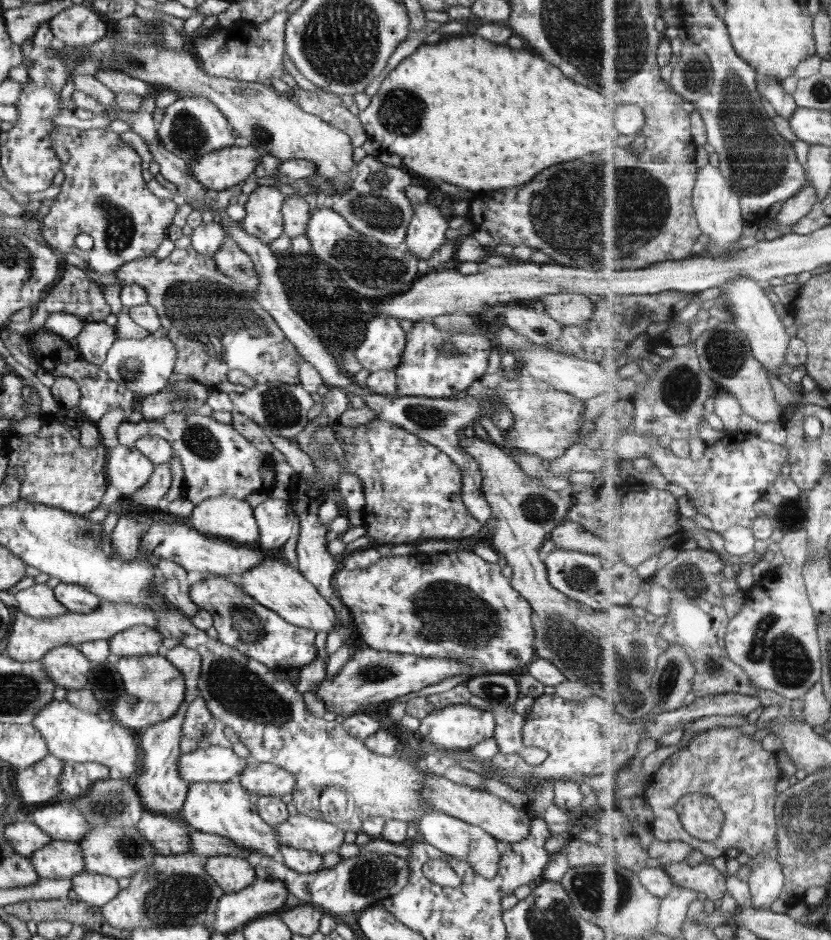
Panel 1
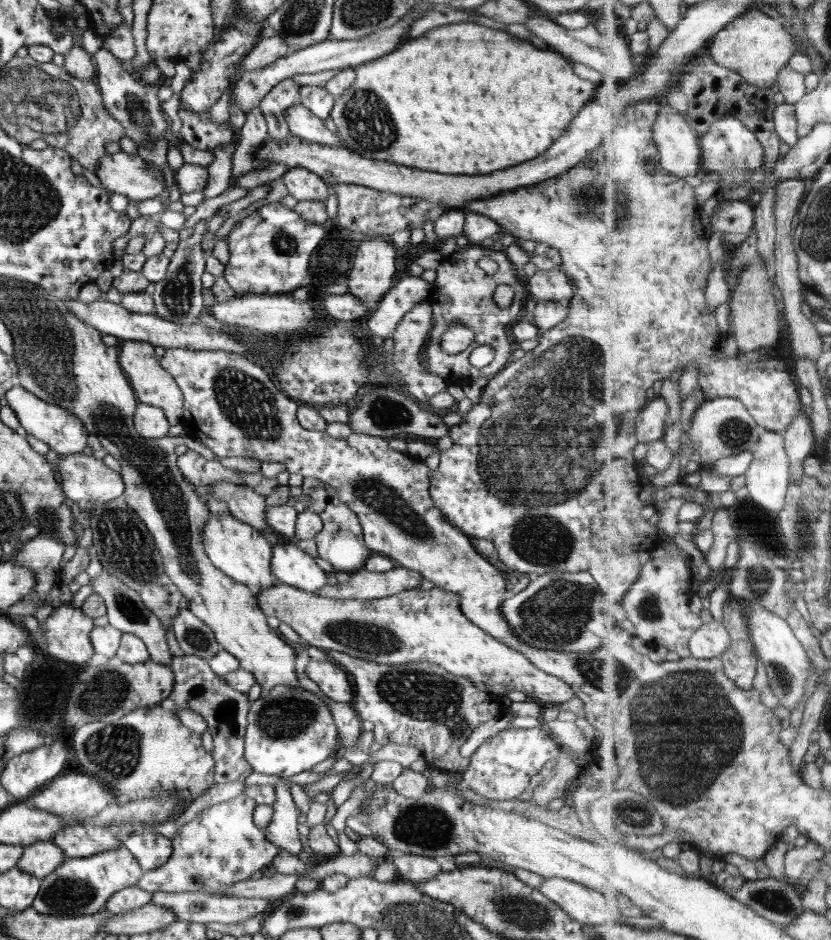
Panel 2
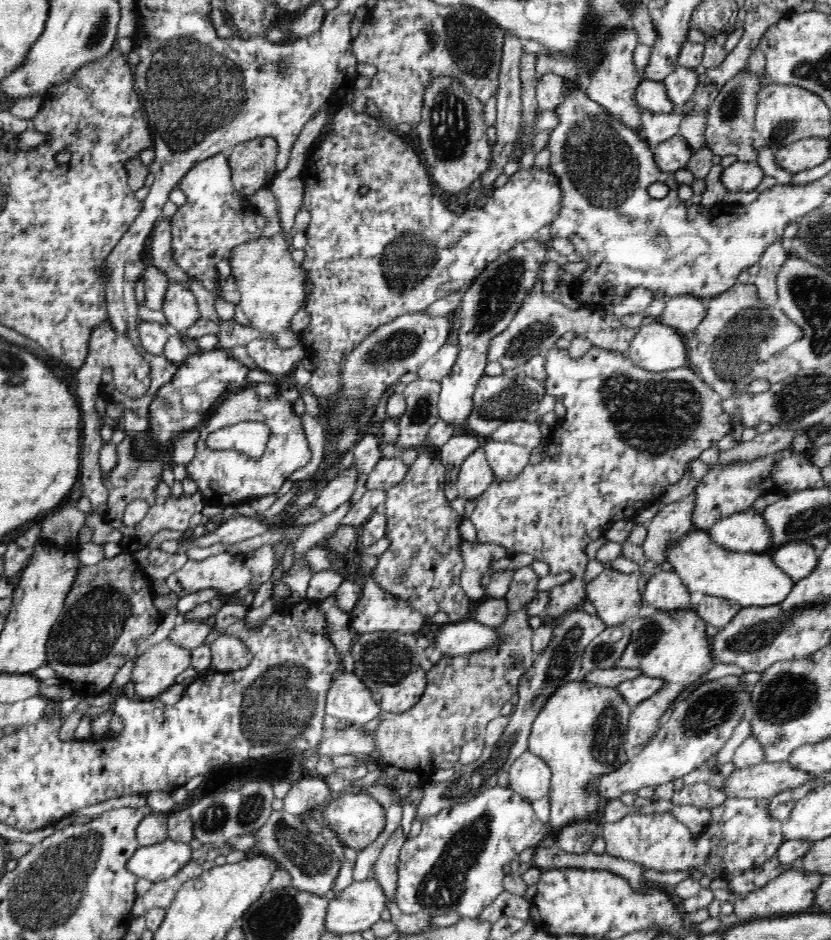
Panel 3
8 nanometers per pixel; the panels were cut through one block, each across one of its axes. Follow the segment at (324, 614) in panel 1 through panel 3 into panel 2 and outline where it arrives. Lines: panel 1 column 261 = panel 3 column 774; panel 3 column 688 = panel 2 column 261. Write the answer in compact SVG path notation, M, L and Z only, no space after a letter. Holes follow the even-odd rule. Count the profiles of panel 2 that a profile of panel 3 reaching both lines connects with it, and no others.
M210 514L210 521L204 527L202 544L214 567L224 572L235 582L246 585L253 592L272 588L277 579L270 572L273 548L268 544L262 532L236 519L232 514L215 516Z

